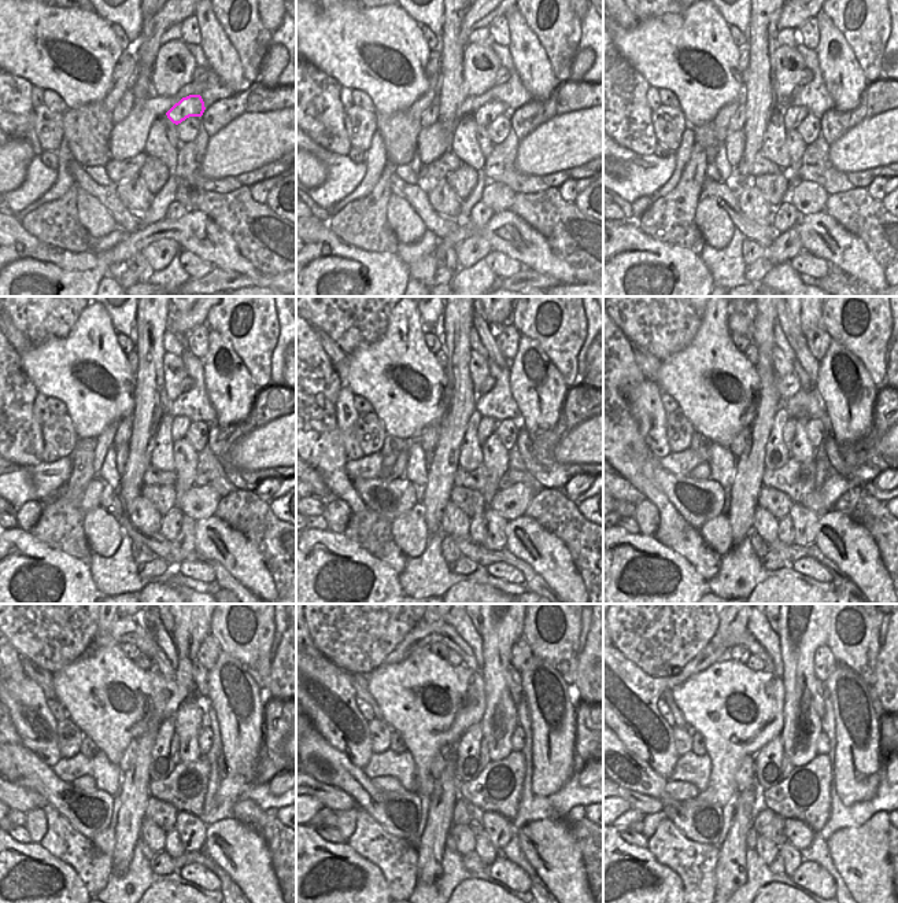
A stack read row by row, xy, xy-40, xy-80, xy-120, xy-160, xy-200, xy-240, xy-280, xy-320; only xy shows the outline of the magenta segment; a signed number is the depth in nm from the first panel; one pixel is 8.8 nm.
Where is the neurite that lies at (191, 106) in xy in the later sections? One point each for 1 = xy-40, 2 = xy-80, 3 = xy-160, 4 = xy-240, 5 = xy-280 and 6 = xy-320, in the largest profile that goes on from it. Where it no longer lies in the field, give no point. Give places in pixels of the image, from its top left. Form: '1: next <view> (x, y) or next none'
1: next xy-40 (487, 113)
2: next xy-80 (794, 115)
3: next xy-160 (487, 426)
4: next xy-240 (174, 743)
5: next xy-280 (483, 751)
6: next xy-320 (787, 766)

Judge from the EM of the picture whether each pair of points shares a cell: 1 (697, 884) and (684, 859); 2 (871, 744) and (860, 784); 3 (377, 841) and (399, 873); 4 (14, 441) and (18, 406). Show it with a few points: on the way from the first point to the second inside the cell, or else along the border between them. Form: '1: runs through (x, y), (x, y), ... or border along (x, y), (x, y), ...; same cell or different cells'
1: runs through (697, 878), (697, 872), (690, 865); same cell
2: runs through (861, 754), (860, 774); same cell
3: runs through (383, 850), (396, 865); same cell
4: runs through (14, 432), (14, 415); same cell

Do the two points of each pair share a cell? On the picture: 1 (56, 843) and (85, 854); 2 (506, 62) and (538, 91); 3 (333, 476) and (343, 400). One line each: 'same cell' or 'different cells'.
1: same cell
2: different cells
3: different cells

